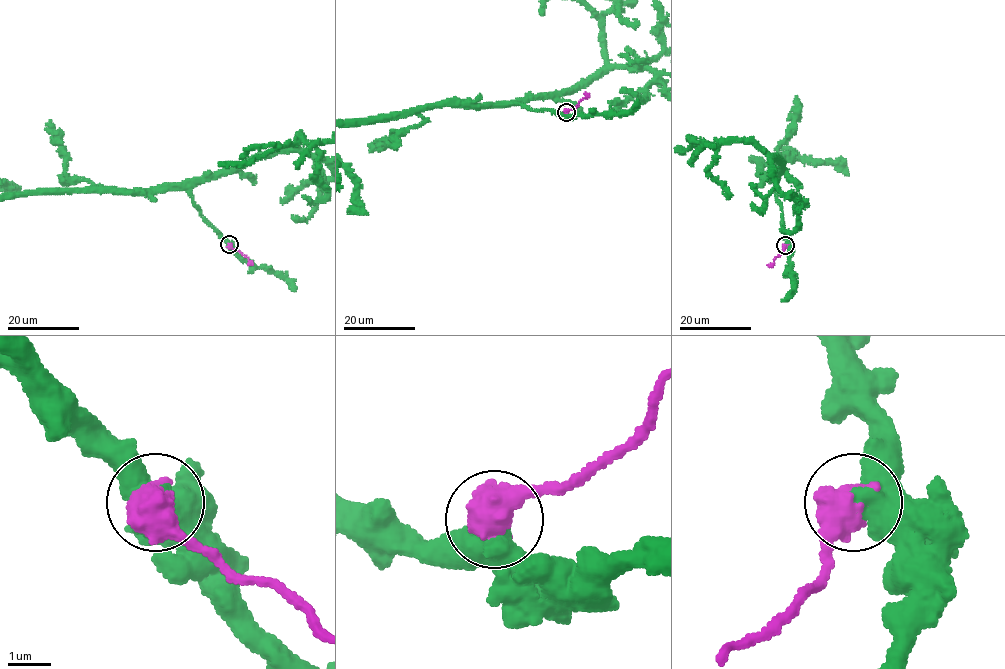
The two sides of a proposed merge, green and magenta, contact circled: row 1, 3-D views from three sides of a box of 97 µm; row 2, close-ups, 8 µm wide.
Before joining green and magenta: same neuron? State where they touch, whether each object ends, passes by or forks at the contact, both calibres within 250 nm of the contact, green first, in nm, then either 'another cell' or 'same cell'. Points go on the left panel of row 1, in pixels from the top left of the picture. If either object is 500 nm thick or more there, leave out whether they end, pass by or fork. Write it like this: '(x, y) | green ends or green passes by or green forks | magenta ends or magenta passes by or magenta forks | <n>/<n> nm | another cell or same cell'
(229, 244) | 650/850 nm | another cell

